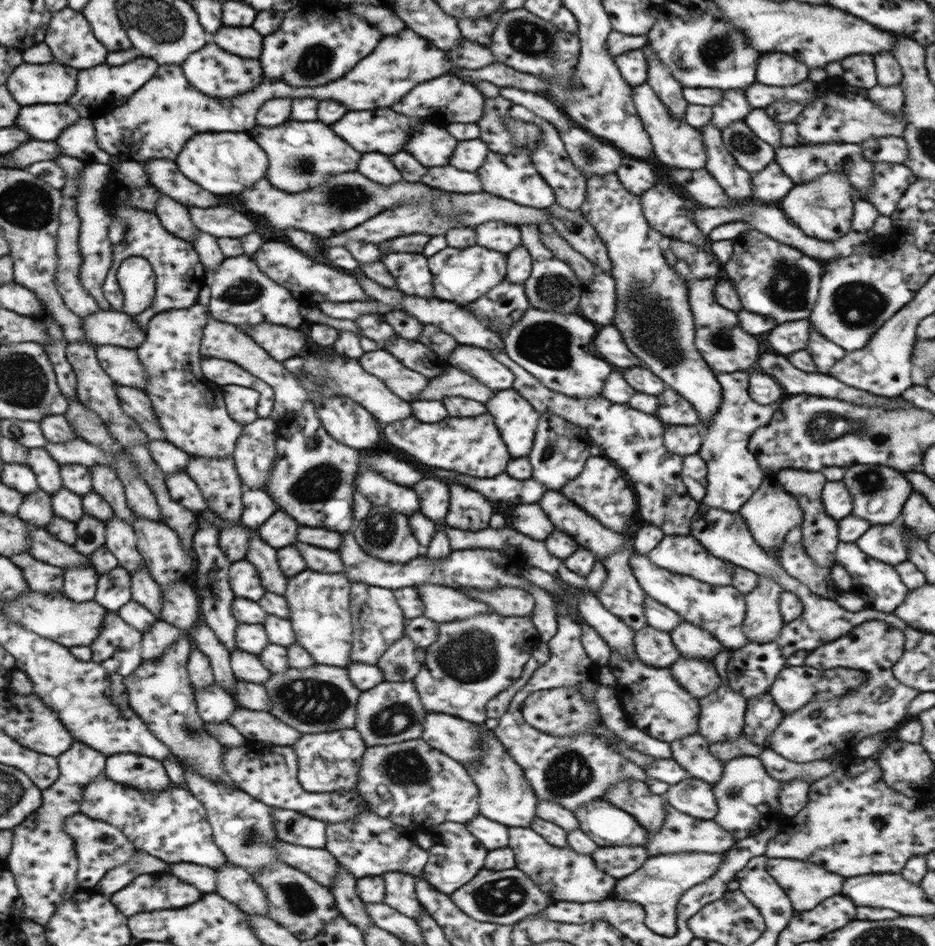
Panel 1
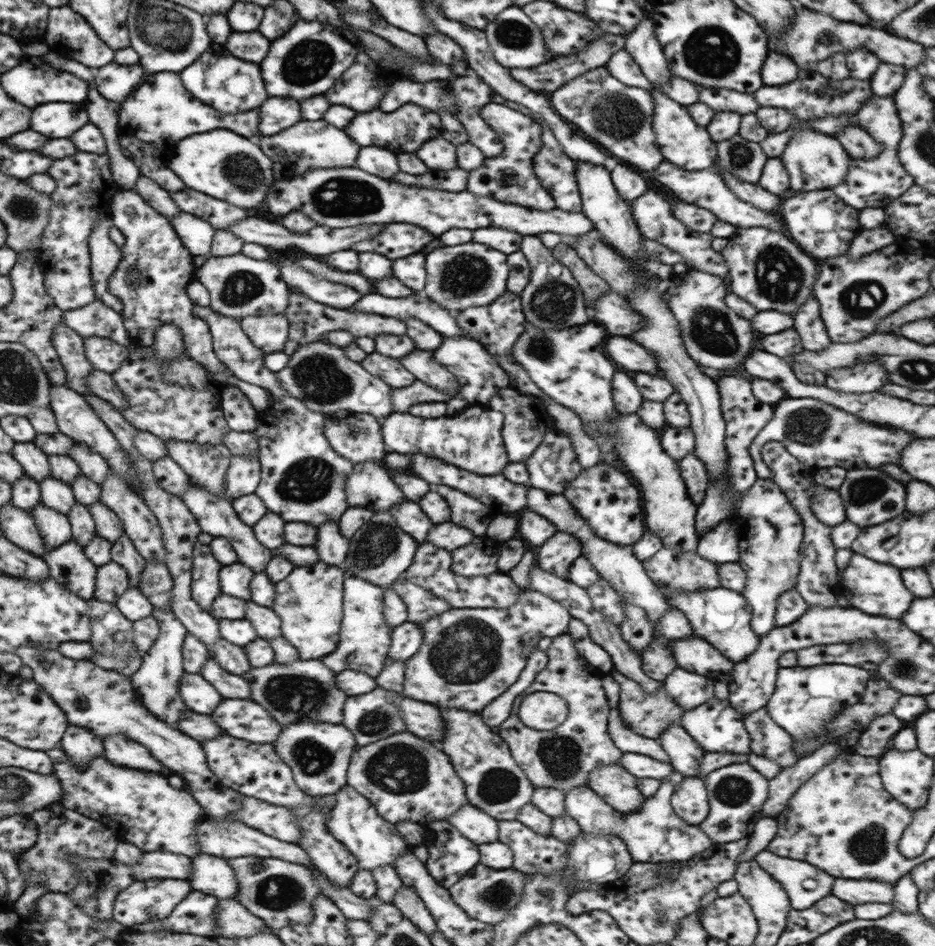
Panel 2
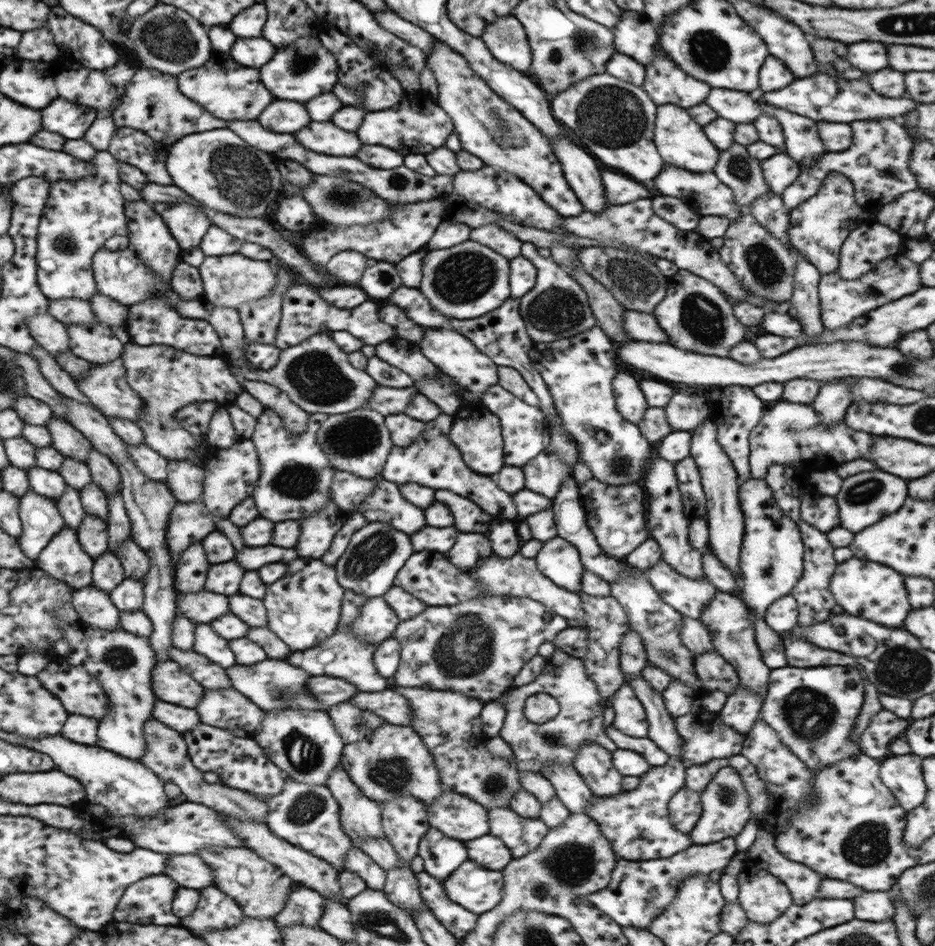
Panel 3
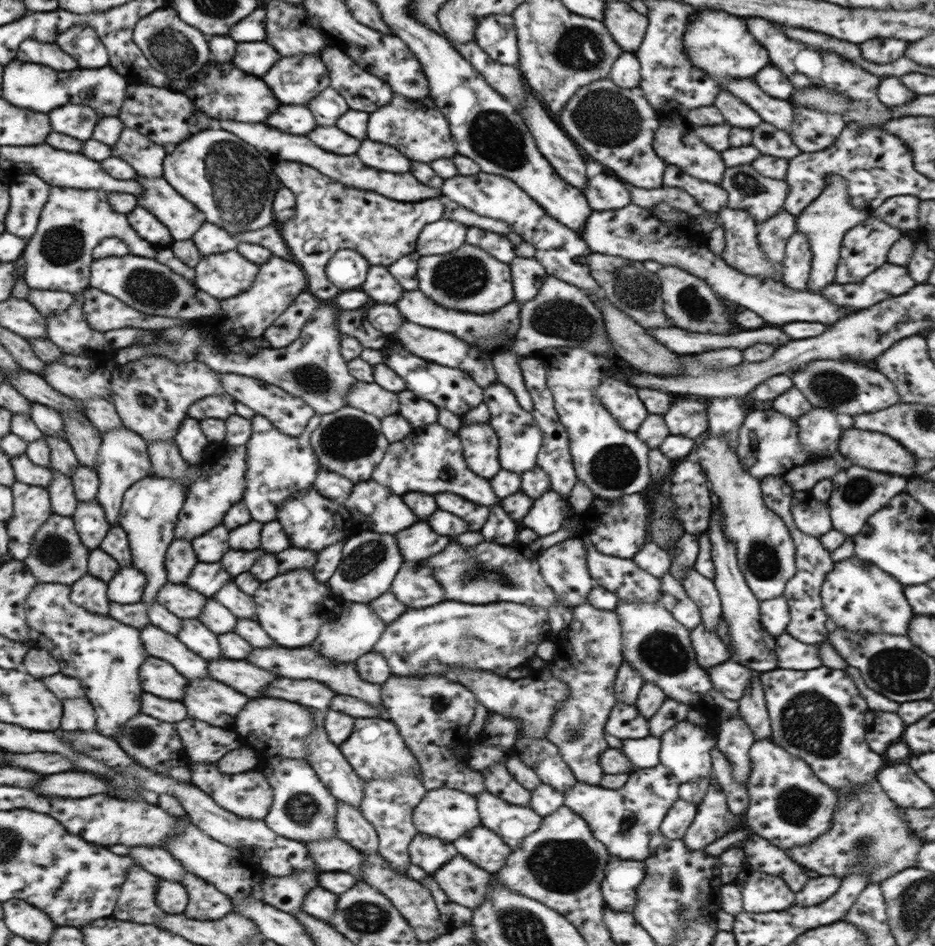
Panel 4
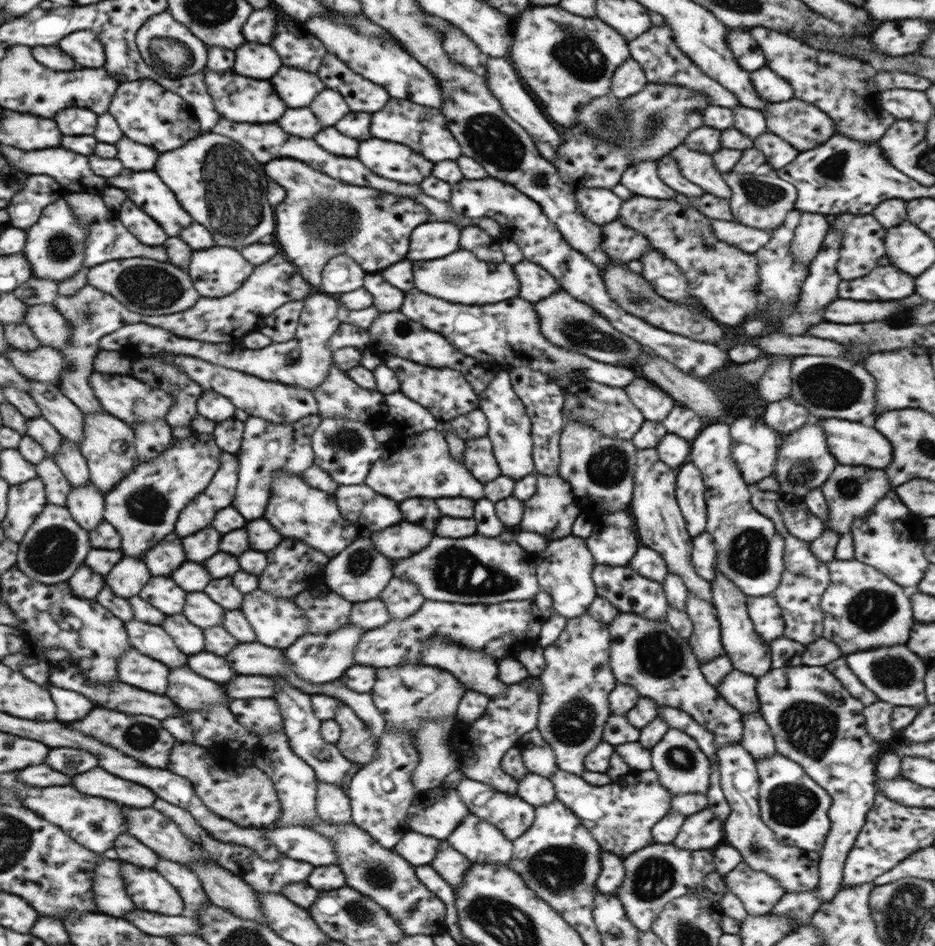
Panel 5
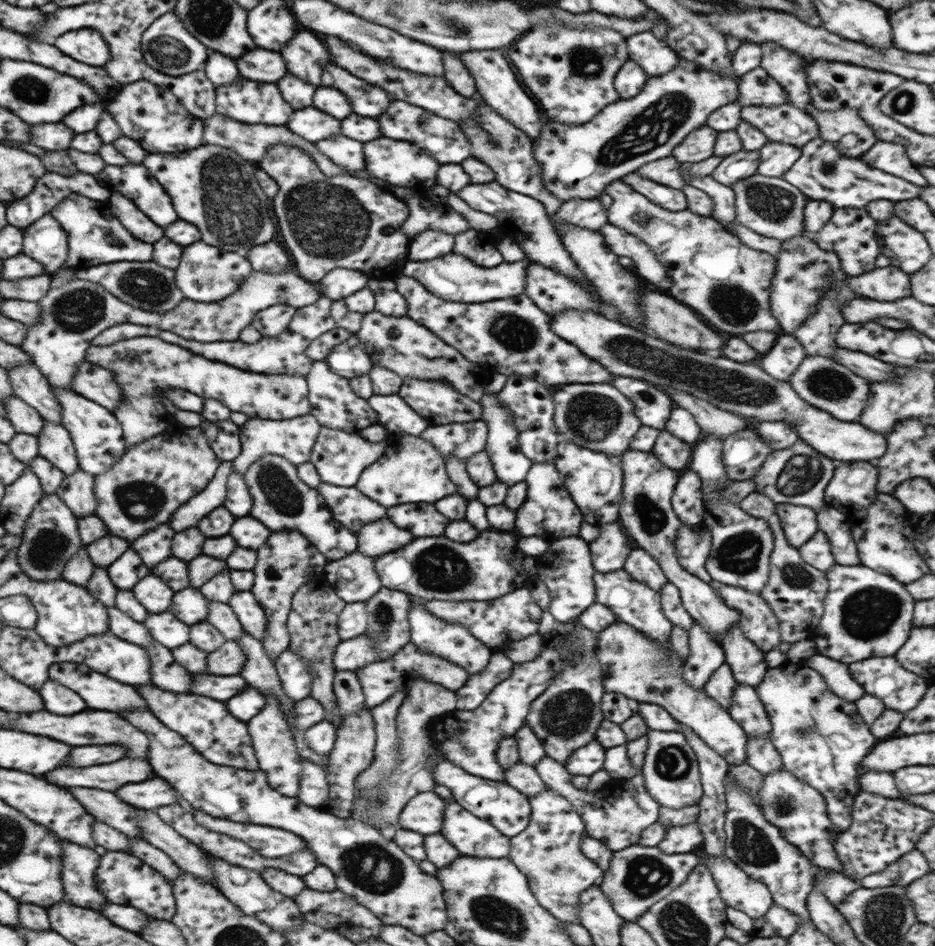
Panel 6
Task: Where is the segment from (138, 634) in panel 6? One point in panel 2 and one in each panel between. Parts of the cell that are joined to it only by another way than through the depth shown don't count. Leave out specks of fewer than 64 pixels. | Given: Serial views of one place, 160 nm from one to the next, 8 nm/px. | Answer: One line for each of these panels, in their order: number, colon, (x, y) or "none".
2: (232, 686)
3: (210, 675)
4: (158, 644)
5: (151, 640)

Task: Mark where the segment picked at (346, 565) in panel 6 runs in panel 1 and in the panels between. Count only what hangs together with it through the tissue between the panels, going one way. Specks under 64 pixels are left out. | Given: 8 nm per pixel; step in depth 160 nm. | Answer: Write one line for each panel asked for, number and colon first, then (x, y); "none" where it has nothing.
1: (384, 534)
2: (380, 552)
3: (376, 553)
4: (370, 561)
5: (360, 573)

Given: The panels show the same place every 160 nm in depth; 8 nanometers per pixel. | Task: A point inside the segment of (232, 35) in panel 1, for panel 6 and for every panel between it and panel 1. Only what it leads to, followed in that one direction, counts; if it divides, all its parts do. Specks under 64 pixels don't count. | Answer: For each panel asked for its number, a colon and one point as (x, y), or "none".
2: (252, 47)
3: (253, 52)
4: (256, 58)
5: (252, 60)
6: (259, 65)

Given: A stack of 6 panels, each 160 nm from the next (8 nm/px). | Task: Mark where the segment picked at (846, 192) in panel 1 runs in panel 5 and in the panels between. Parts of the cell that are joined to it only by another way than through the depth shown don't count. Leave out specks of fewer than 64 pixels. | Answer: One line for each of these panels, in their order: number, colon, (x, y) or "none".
2: (820, 222)
3: (819, 226)
4: (825, 222)
5: (820, 287)

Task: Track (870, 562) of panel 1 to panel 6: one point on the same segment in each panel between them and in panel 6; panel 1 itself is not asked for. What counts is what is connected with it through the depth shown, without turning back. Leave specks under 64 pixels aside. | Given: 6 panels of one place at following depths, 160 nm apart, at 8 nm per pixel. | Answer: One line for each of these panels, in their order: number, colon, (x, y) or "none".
2: (881, 585)
3: (861, 588)
4: (858, 596)
5: (863, 608)
6: (866, 614)

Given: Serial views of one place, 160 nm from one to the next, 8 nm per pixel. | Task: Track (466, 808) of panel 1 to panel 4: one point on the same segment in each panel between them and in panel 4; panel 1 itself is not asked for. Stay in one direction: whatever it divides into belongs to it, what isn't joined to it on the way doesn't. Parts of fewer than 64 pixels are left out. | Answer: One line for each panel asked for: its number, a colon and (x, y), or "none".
2: (404, 776)
3: (392, 761)
4: (375, 750)

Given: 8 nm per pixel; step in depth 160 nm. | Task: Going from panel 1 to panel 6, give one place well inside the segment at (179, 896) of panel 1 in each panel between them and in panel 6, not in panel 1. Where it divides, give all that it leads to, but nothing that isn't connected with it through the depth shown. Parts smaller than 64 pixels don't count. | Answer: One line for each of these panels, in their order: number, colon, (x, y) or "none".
2: (144, 901)
3: (152, 896)
4: (136, 902)
5: (111, 898)
6: (78, 863)

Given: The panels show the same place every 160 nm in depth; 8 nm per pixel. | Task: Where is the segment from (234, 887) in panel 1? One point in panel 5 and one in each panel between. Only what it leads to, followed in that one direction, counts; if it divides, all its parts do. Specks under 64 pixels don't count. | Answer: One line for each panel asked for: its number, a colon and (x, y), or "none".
2: (212, 875)
3: (189, 870)
4: (158, 861)
5: (129, 849)

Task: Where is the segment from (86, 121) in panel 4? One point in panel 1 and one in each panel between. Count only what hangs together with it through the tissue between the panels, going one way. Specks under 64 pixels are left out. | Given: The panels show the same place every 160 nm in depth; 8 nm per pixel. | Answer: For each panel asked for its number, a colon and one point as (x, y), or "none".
1: (44, 122)
2: (58, 119)
3: (61, 117)

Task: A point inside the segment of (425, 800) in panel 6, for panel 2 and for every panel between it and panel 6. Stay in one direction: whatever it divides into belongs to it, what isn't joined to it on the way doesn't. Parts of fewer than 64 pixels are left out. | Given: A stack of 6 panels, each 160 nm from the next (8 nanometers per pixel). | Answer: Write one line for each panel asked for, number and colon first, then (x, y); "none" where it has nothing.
2: (478, 826)
3: (457, 816)
4: (443, 813)
5: (436, 812)

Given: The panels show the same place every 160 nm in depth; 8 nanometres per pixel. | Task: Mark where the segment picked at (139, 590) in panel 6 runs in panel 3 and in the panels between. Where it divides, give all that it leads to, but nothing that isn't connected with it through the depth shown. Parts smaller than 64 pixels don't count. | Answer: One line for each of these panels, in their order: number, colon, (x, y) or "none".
3: (203, 606)
4: (184, 602)
5: (162, 592)

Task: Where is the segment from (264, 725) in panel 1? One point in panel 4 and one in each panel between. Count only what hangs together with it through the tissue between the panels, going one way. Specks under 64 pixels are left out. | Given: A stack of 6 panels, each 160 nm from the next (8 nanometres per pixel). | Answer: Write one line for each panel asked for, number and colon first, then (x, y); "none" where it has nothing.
2: (243, 718)
3: (226, 708)
4: (206, 699)

